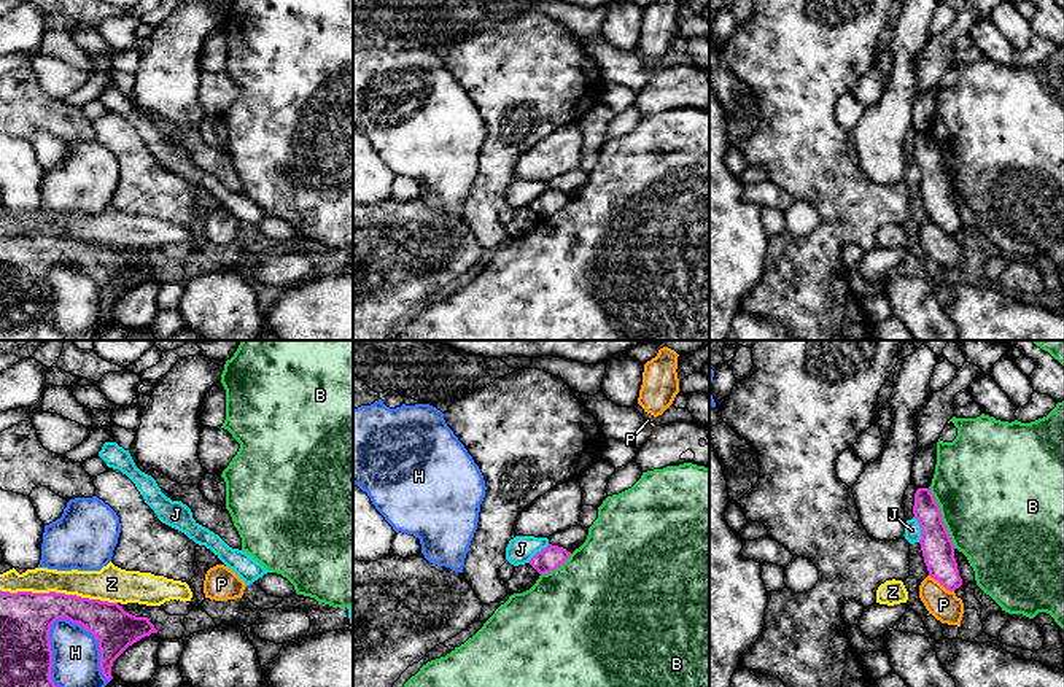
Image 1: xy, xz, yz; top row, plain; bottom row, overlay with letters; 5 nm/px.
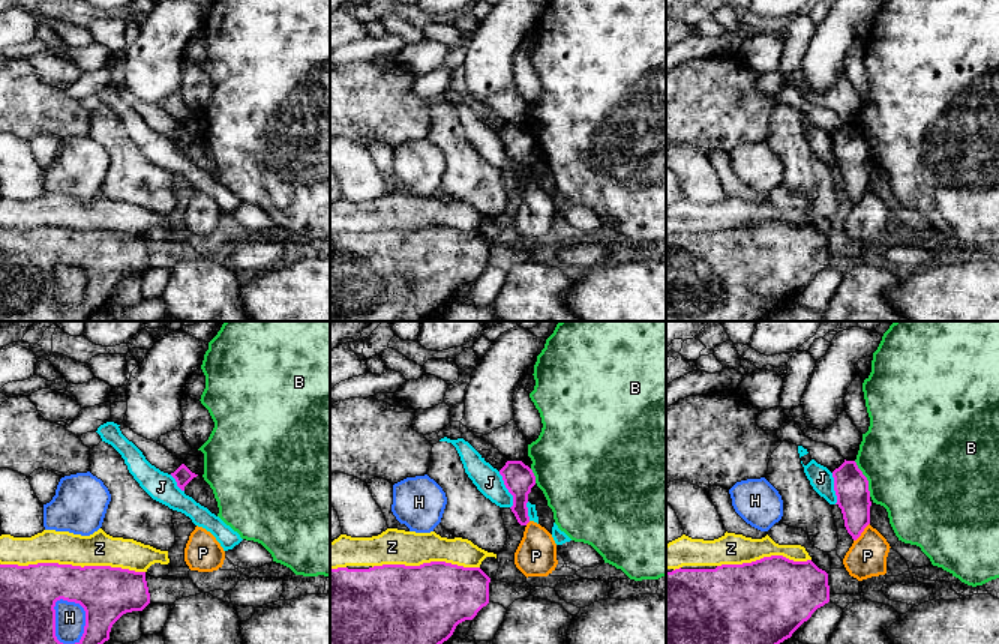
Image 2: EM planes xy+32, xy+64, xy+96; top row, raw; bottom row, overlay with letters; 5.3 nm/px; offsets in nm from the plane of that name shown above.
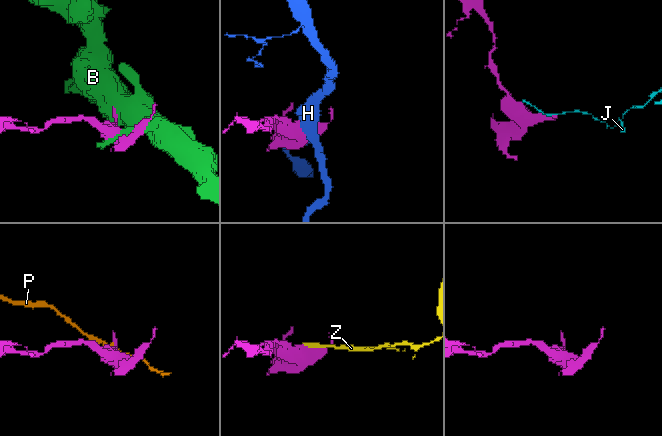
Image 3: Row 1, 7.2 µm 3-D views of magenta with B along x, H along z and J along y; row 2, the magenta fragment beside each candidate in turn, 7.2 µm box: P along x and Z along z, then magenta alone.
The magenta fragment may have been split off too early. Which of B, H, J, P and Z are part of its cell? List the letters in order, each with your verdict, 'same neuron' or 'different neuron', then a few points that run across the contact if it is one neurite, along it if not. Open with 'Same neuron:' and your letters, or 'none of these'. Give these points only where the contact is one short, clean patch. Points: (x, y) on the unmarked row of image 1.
Same neuron: none of these
B: different neuron
H: different neuron
J: different neuron; line yz (913, 161), (920, 170), (920, 185)
P: different neuron
Z: different neuron

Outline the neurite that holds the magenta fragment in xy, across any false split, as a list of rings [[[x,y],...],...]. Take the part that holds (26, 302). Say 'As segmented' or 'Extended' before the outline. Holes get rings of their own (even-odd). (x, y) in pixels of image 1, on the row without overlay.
As segmented. [[[0,234],[0,340],[70,340],[51,323],[49,275],[57,262],[80,267],[94,278],[105,323],[113,323],[113,305],[129,289],[157,277],[148,261],[135,261],[118,246]]]

